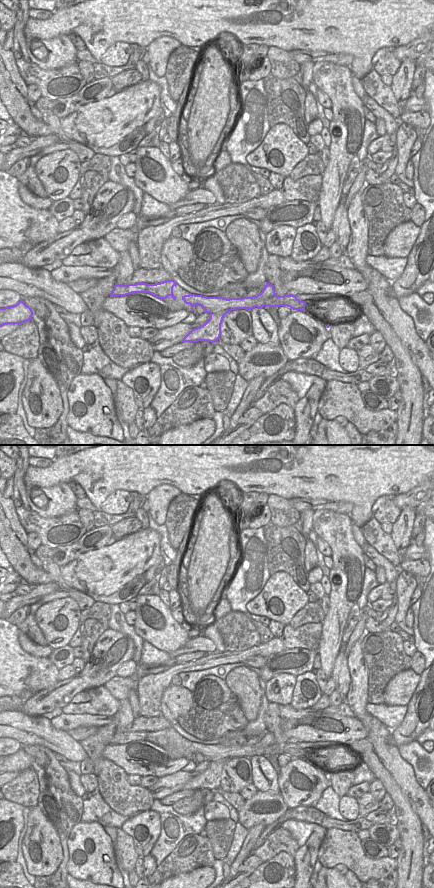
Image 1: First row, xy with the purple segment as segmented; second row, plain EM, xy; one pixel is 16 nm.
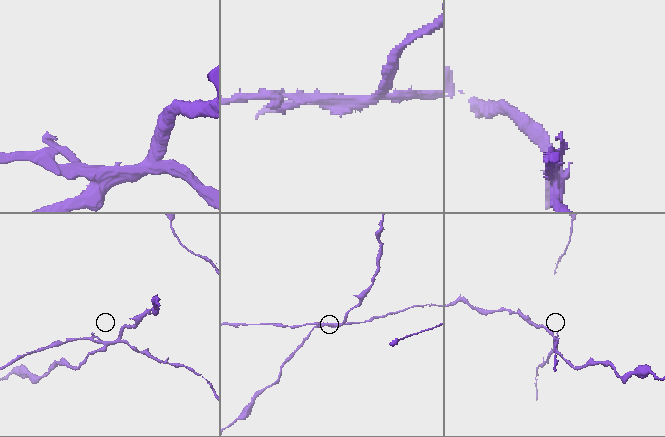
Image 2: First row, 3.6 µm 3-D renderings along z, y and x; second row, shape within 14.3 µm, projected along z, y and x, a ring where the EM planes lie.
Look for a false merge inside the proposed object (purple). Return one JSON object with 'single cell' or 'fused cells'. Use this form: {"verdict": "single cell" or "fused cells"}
{"verdict": "fused cells"}

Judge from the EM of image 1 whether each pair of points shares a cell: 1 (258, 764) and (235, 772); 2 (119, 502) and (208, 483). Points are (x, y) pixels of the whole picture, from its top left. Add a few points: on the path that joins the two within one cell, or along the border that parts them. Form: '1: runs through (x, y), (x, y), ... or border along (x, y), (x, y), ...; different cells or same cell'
1: border along (249, 759), (252, 783); different cells
2: border along (128, 491), (114, 490), (105, 498); different cells

